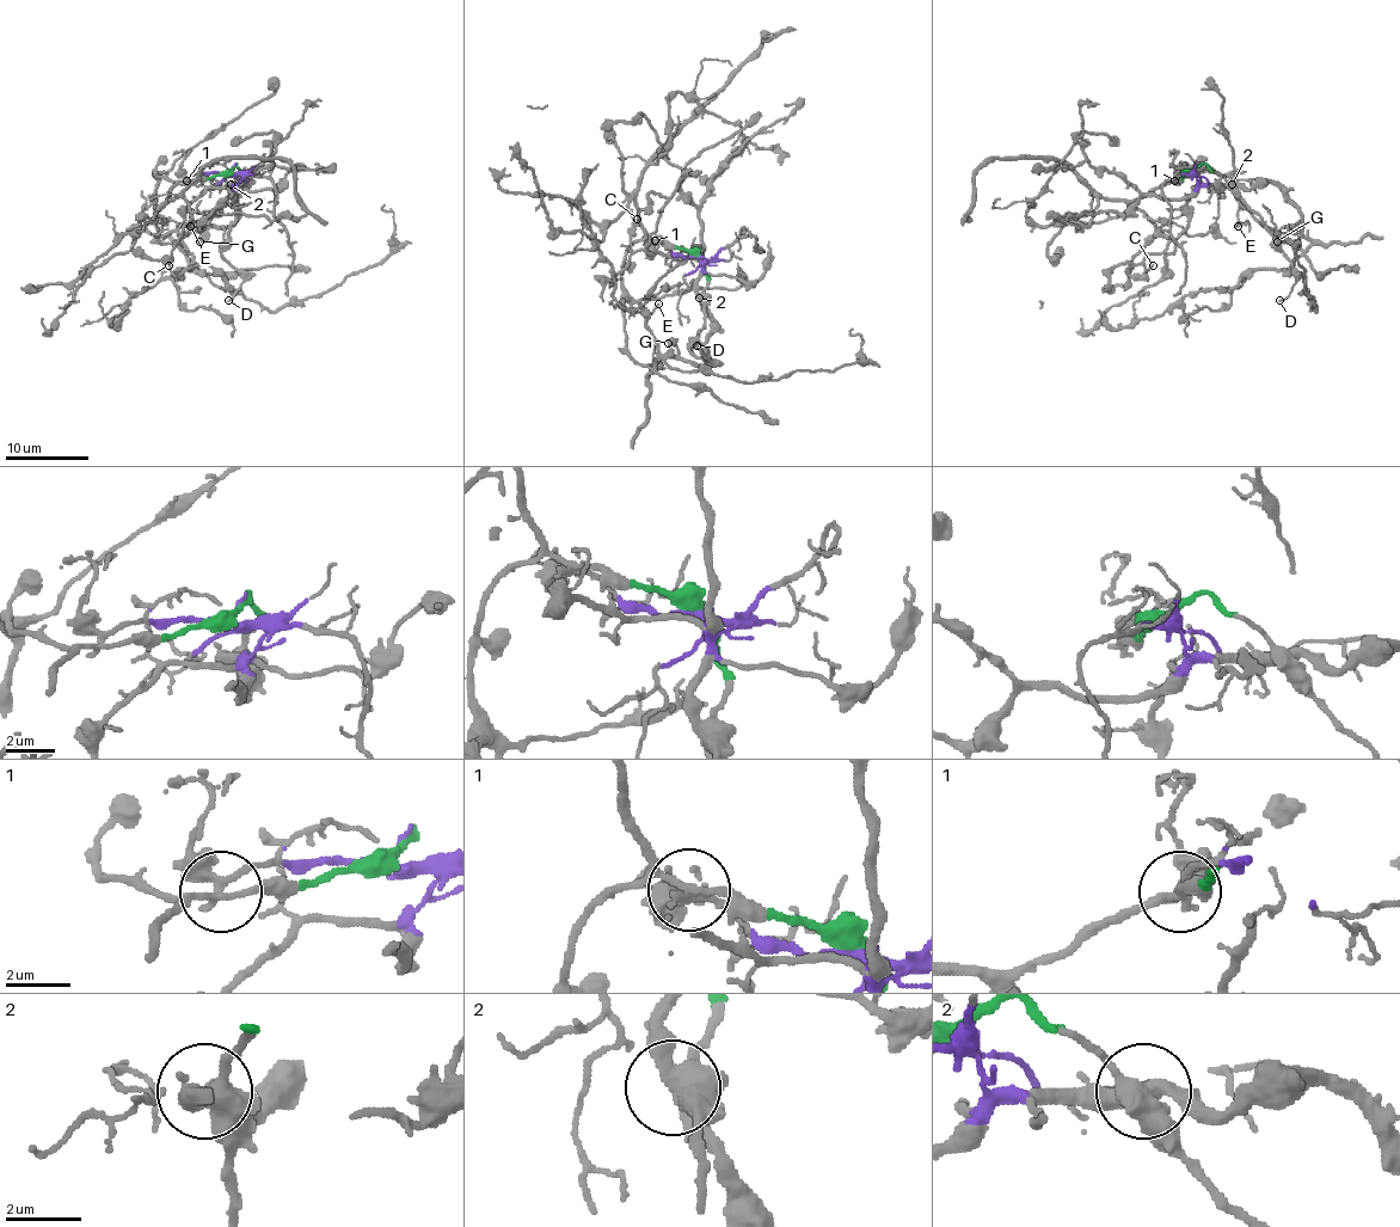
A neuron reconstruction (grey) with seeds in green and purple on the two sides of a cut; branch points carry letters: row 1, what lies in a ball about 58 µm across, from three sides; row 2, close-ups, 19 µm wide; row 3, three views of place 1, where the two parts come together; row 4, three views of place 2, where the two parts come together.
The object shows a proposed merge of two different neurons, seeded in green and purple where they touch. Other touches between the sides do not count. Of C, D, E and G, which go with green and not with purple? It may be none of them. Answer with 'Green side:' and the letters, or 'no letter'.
Green side: D, E

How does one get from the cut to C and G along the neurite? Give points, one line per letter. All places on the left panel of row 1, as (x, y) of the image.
C: (231, 172), (240, 178), (237, 184), (200, 195), (177, 229), (200, 265), (180, 275), (169, 265)
G: (231, 172), (240, 181), (228, 184), (240, 188), (240, 182), (237, 218), (222, 227), (209, 226), (200, 241)

